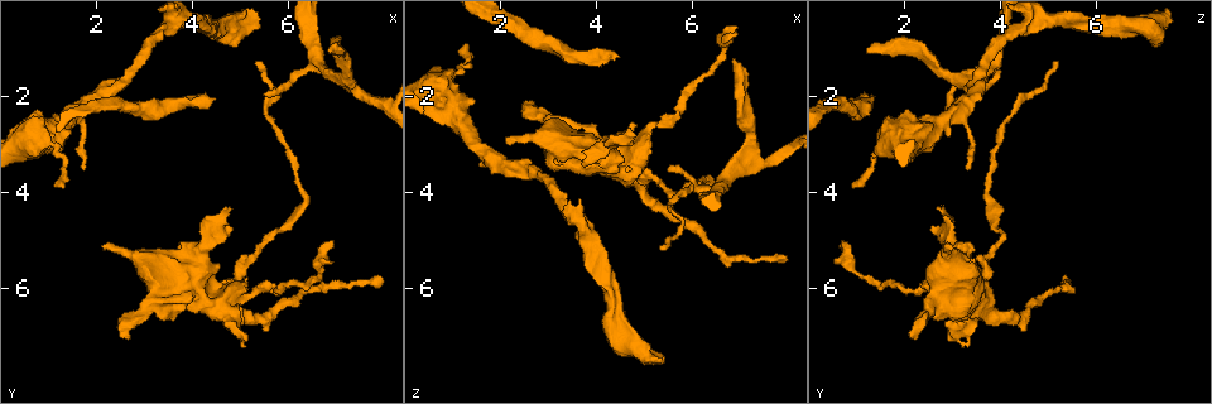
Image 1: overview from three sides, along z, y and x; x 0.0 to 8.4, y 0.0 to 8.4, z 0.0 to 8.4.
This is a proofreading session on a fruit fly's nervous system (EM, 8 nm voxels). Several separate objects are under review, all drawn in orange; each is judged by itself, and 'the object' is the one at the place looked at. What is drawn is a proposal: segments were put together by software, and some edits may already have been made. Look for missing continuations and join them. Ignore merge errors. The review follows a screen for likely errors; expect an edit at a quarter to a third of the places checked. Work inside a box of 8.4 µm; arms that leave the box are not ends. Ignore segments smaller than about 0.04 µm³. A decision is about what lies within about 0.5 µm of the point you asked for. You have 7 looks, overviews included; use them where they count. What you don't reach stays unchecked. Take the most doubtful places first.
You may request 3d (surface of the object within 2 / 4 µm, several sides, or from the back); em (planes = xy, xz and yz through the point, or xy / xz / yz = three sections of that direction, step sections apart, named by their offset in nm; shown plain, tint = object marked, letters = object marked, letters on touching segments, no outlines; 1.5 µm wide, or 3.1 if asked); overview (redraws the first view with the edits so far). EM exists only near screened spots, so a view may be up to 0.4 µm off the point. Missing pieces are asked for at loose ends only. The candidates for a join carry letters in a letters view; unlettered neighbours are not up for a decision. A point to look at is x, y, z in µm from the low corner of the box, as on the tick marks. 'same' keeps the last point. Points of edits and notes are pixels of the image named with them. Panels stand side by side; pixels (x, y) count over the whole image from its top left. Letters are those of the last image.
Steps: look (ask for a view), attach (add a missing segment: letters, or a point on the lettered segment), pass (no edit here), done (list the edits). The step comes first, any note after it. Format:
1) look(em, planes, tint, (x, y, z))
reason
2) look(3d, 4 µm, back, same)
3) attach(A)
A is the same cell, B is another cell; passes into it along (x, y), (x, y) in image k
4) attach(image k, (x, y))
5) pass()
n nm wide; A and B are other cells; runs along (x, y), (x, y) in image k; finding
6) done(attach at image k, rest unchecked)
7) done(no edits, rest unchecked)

look(3d, 2 µm, (6.85, 1.10, 1.25))
an open end

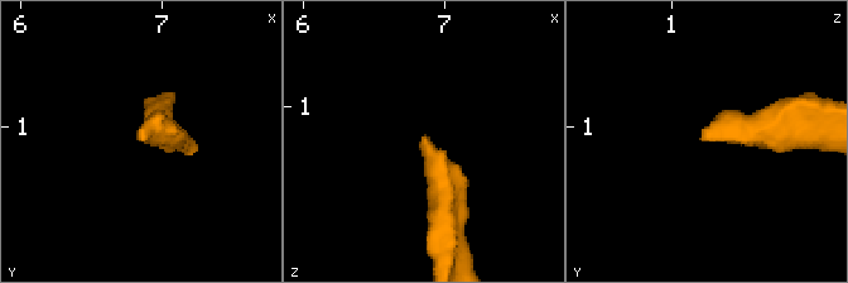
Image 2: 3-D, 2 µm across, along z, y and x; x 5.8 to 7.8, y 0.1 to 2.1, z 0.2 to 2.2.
look(em, planes, letters, (6.84, 1.08, 1.20))
need the tissue

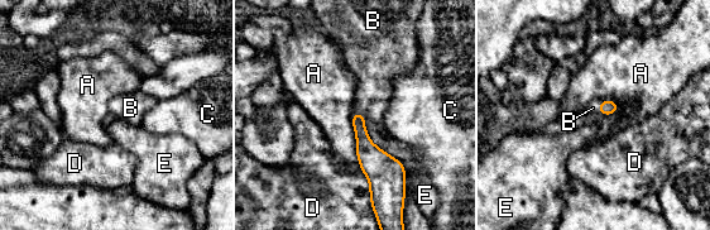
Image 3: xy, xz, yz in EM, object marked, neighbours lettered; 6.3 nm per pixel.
attach(B)
E touches over 440 nm; B is the same cell, A, C, D and E are other cells; the neuron continues

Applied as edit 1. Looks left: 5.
look(em, xy, step 8, tint, (4.40, 2.05, 1.20))

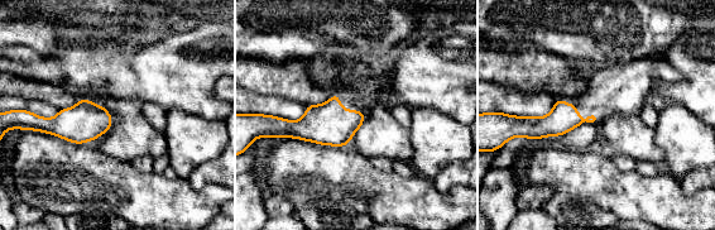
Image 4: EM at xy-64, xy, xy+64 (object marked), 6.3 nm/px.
look(em, planes, letters, same)
cut it another way

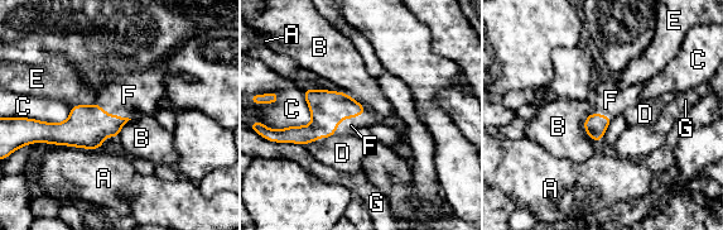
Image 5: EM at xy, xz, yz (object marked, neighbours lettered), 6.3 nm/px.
attach(F)
F is the same cell, A, B, C, D, E and G are other cells; passes into it along (328, 108), (346, 118), (347, 127) in image 5; the neuron continues

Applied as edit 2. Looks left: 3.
look(overview)
redraw

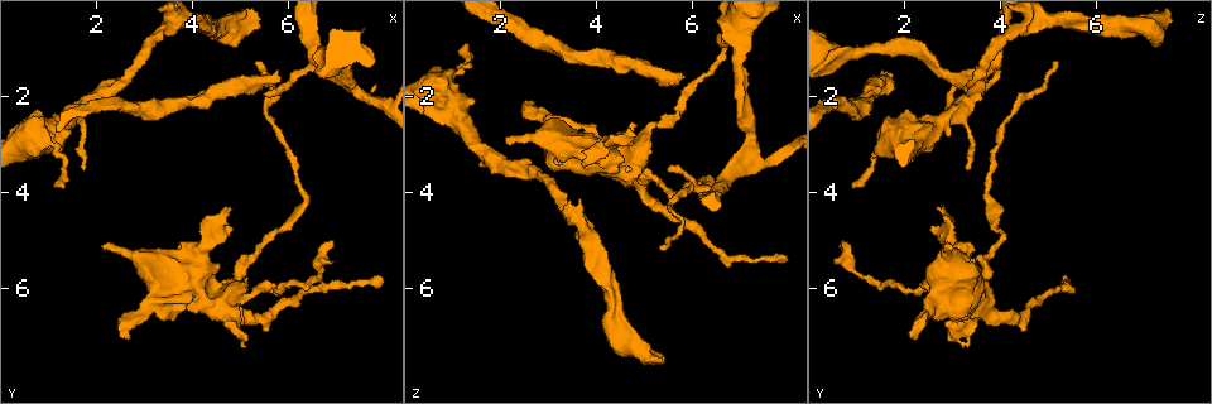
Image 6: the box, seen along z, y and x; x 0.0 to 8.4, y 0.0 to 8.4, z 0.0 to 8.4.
look(em, xz, step 4, letters, (2.50, 7.05, 2.15))

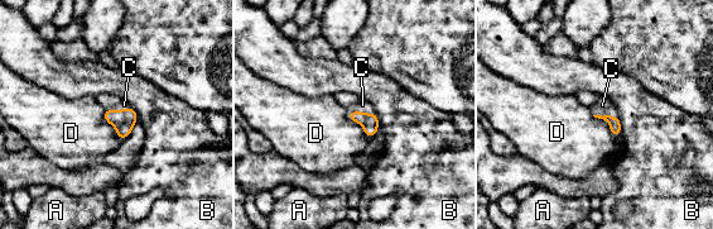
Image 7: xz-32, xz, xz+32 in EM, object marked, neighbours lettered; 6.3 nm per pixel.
attach(C)
C is the same cell, A, B and D are other cells; passes into it along (370, 122), (361, 111), (362, 105) in image 7; it goes on there

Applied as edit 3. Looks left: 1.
done(attach at image 3, attach at image 5, attach at image 7, rest unchecked)

